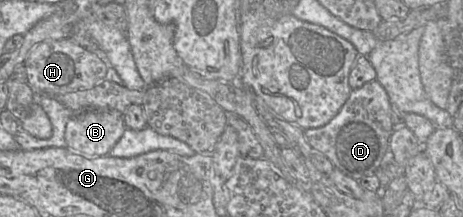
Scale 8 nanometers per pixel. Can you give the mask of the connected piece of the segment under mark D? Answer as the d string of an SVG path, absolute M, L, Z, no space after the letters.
M376 80L364 84L358 89L352 89L350 95L338 114L326 125L304 130L307 142L322 153L341 173L359 180L374 175L380 168L385 154L389 151L389 137L396 127L396 116L401 117L393 108L384 87Z

